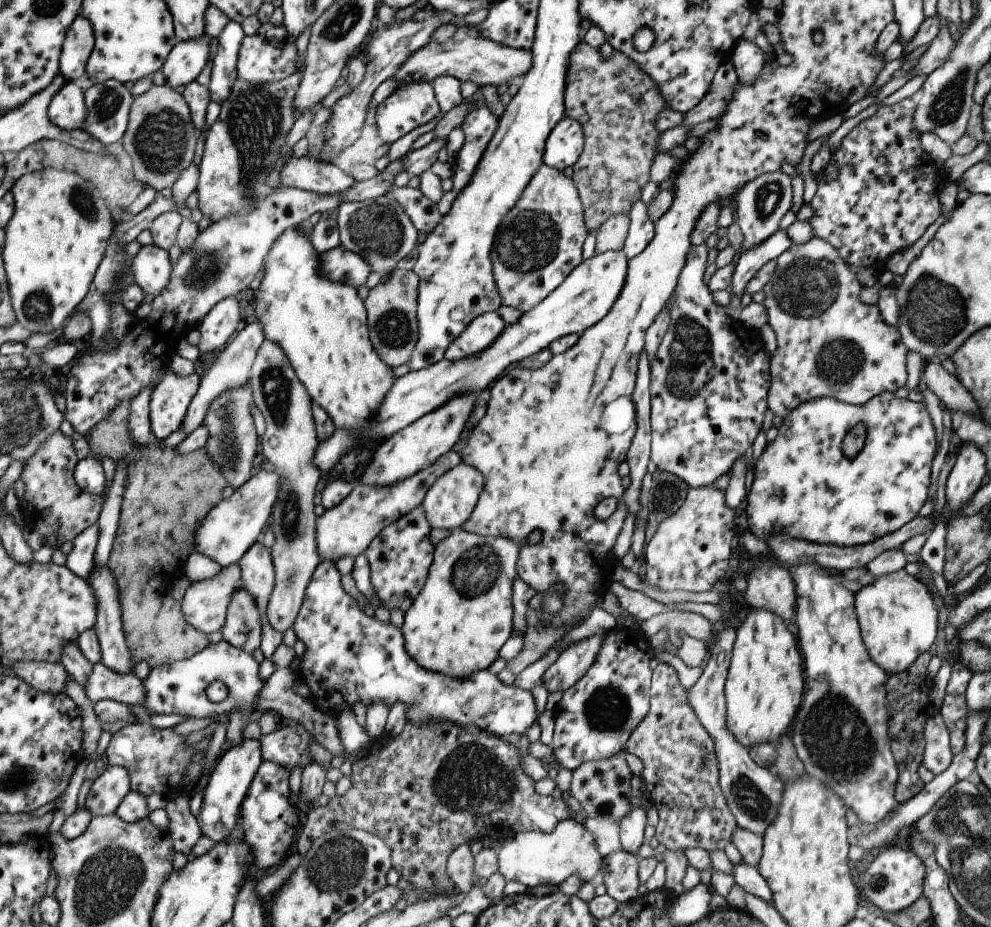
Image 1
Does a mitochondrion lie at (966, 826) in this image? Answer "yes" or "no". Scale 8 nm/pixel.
yes

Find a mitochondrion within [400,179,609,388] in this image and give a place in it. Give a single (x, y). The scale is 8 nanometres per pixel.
(530, 242)

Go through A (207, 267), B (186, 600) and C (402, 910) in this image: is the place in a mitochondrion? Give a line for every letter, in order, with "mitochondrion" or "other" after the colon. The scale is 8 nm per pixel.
A: mitochondrion
B: other
C: other

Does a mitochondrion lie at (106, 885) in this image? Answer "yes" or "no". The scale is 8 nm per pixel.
yes

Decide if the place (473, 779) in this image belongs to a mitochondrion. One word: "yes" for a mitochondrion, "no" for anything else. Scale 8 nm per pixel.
yes

